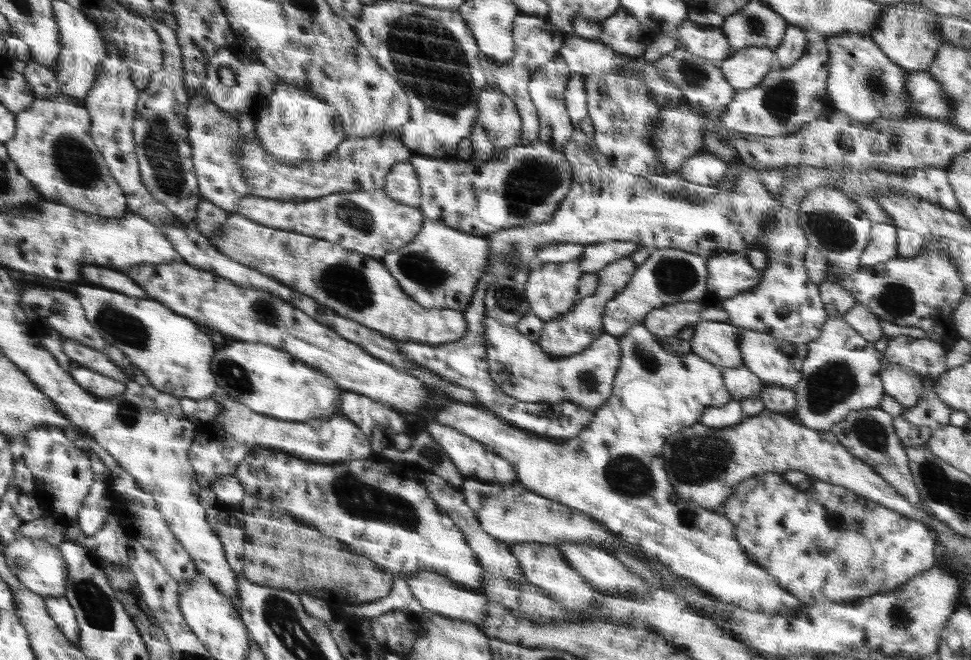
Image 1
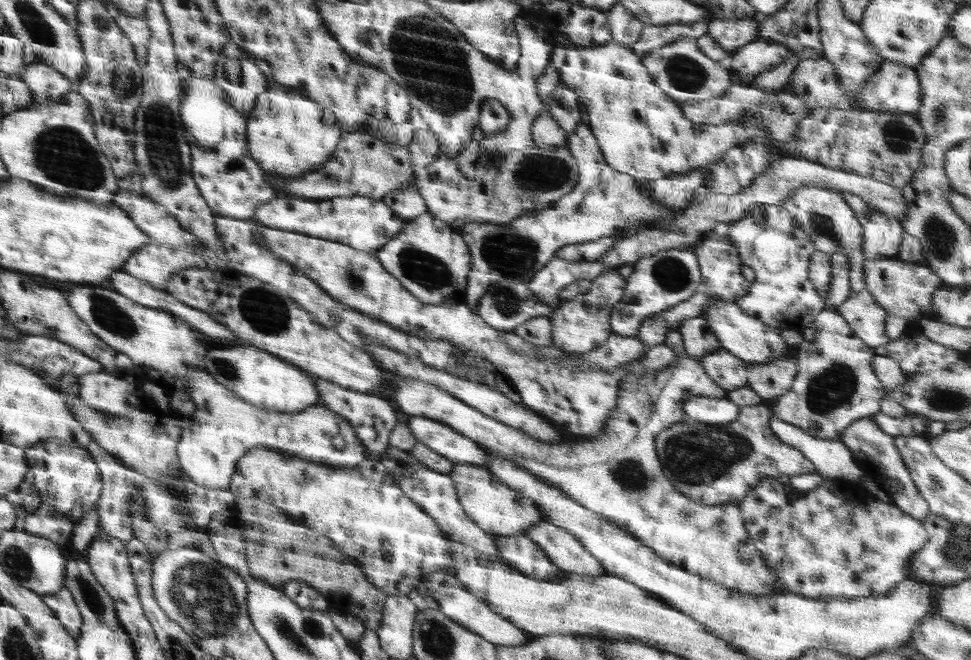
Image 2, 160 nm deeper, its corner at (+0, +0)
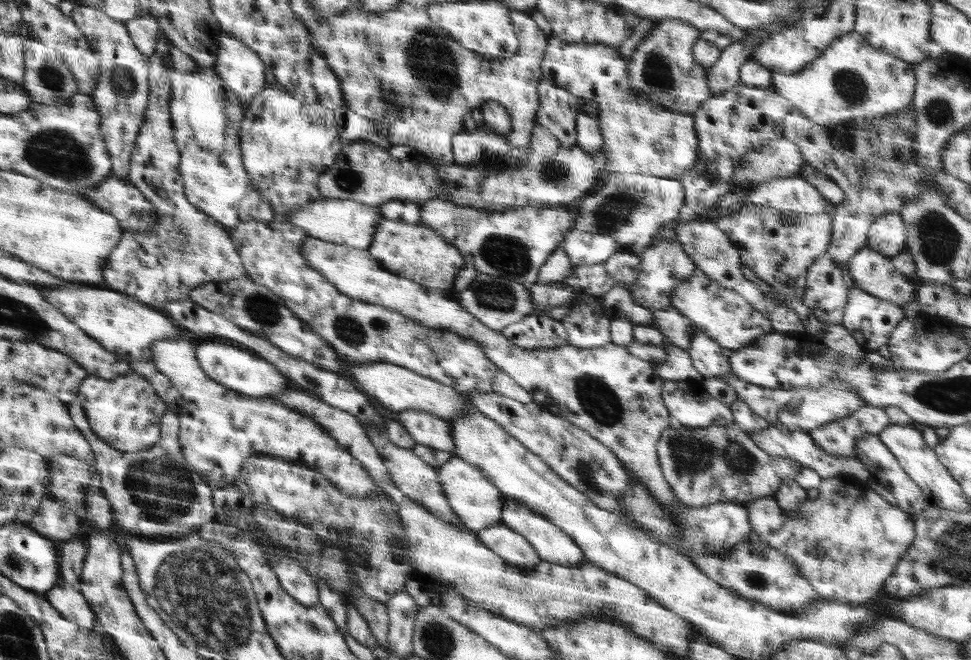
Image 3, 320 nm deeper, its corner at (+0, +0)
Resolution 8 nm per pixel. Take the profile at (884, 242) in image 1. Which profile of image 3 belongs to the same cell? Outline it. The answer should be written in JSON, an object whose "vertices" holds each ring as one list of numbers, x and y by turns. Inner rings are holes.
{"vertices":[[886,213,874,218,868,231,867,245,887,257,906,250,907,228,901,214]]}

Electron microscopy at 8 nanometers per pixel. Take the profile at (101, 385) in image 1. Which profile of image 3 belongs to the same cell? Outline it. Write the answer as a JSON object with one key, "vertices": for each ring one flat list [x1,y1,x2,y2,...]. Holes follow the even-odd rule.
{"vertices":[[130,371,122,377,104,379,89,375,82,381,78,397,94,434,116,450,140,452,161,438,161,421,167,406,150,385,149,379]]}

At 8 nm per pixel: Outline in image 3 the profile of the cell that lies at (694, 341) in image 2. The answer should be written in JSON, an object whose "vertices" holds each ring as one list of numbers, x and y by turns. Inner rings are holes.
{"vertices":[[672,308,653,310,651,313,653,321,650,325,658,329,674,346,687,350,691,332,696,329,695,323]]}

